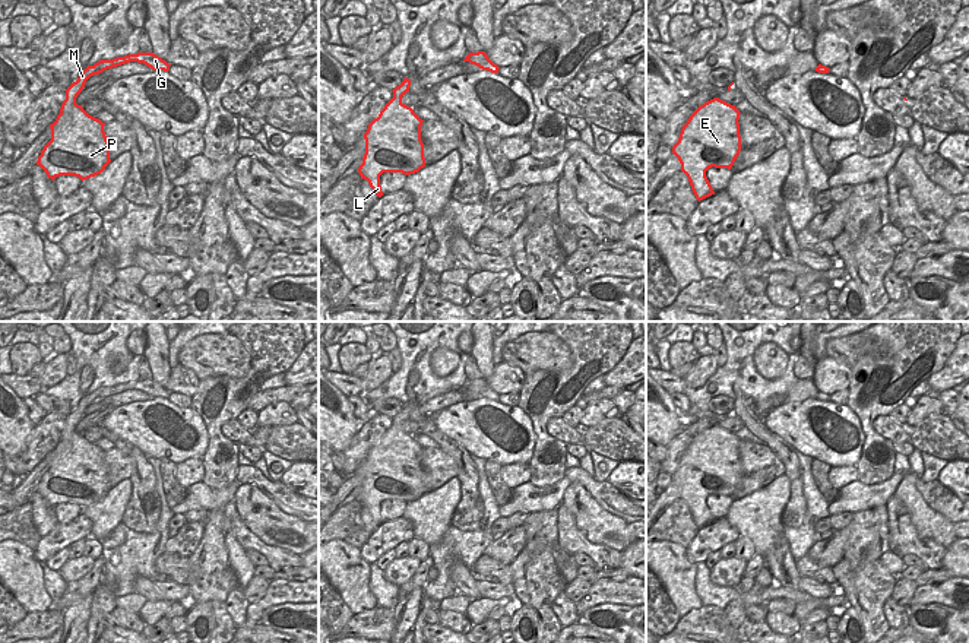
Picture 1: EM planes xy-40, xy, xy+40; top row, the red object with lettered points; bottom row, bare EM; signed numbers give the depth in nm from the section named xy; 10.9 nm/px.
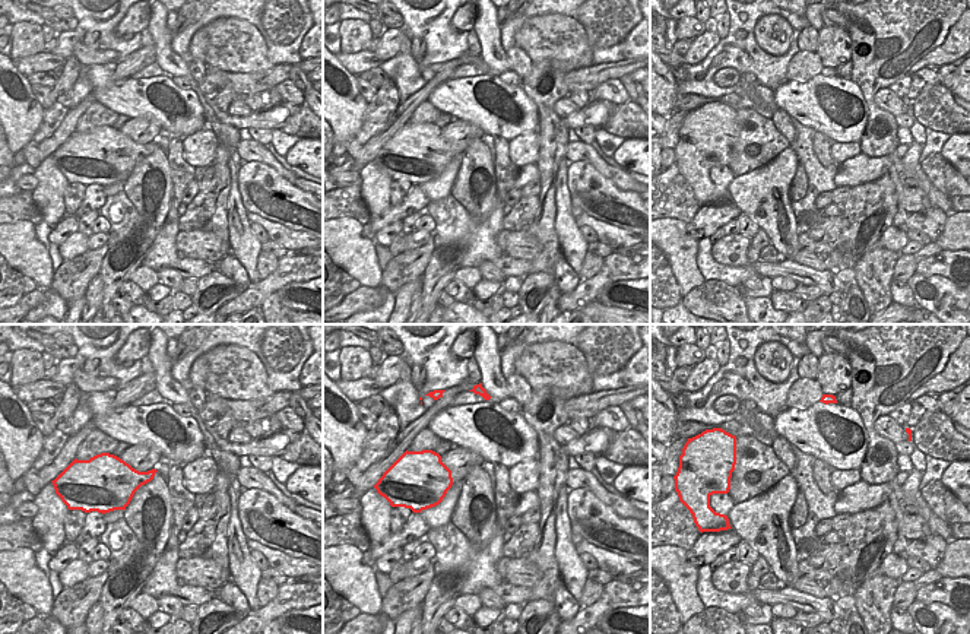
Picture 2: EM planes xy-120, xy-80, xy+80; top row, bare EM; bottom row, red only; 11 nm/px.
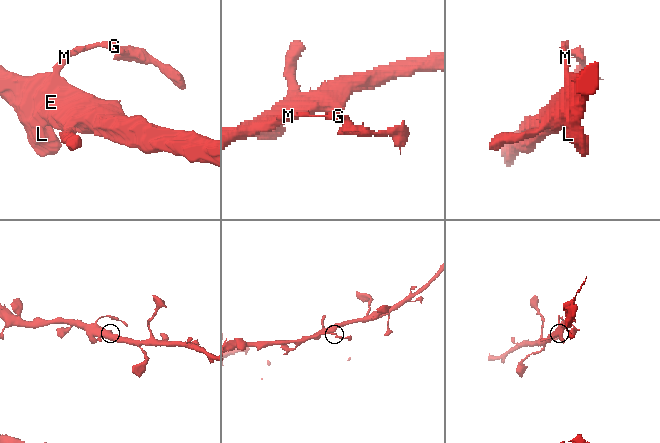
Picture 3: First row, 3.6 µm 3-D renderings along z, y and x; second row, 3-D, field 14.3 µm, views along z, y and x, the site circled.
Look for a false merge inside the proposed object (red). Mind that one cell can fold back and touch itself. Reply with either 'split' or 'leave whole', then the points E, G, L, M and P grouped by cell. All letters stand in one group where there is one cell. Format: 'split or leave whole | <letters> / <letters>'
split | E L P / G M

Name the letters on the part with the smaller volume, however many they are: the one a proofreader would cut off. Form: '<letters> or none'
G, M

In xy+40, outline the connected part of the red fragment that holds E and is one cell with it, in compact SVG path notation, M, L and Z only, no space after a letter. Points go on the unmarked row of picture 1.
M713 425L700 433L683 453L678 469L672 473L672 481L681 491L681 498L687 503L696 526L700 529L715 522L706 498L712 494L731 497L741 478L740 438L719 425Z

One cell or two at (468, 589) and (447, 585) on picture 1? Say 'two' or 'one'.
two

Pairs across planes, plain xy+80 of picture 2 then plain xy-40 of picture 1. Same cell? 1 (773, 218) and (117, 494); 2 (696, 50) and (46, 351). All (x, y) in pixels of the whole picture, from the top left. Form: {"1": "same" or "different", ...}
{"1": "same", "2": "different"}

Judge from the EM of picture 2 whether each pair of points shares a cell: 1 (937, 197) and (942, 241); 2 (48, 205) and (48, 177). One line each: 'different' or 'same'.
1: different
2: same

